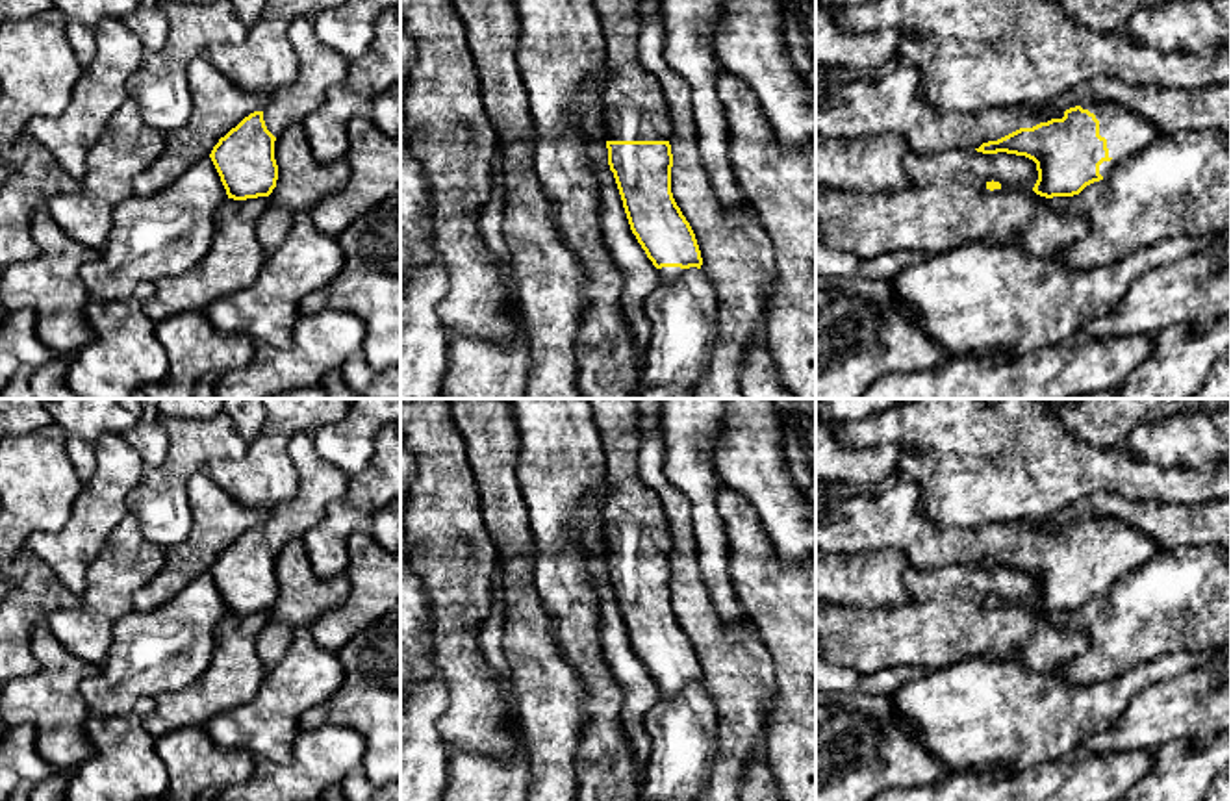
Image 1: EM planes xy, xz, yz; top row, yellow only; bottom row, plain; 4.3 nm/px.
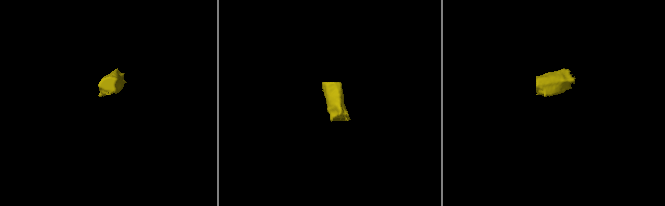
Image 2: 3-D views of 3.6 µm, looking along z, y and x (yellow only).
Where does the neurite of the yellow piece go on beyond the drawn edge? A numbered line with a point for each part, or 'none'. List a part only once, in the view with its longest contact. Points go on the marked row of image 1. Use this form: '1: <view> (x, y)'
1: yz (892, 102)

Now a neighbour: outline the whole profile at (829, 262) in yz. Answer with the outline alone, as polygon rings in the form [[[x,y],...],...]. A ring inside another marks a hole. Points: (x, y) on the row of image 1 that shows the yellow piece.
[[[816,235],[816,276],[864,276],[892,282],[908,265],[925,261],[929,254],[920,250],[892,250],[871,260],[827,247]]]

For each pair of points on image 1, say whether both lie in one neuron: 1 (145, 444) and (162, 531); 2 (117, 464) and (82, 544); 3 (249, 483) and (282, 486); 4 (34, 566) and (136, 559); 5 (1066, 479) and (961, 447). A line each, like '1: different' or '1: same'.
1: different
2: same
3: same
4: different
5: same

